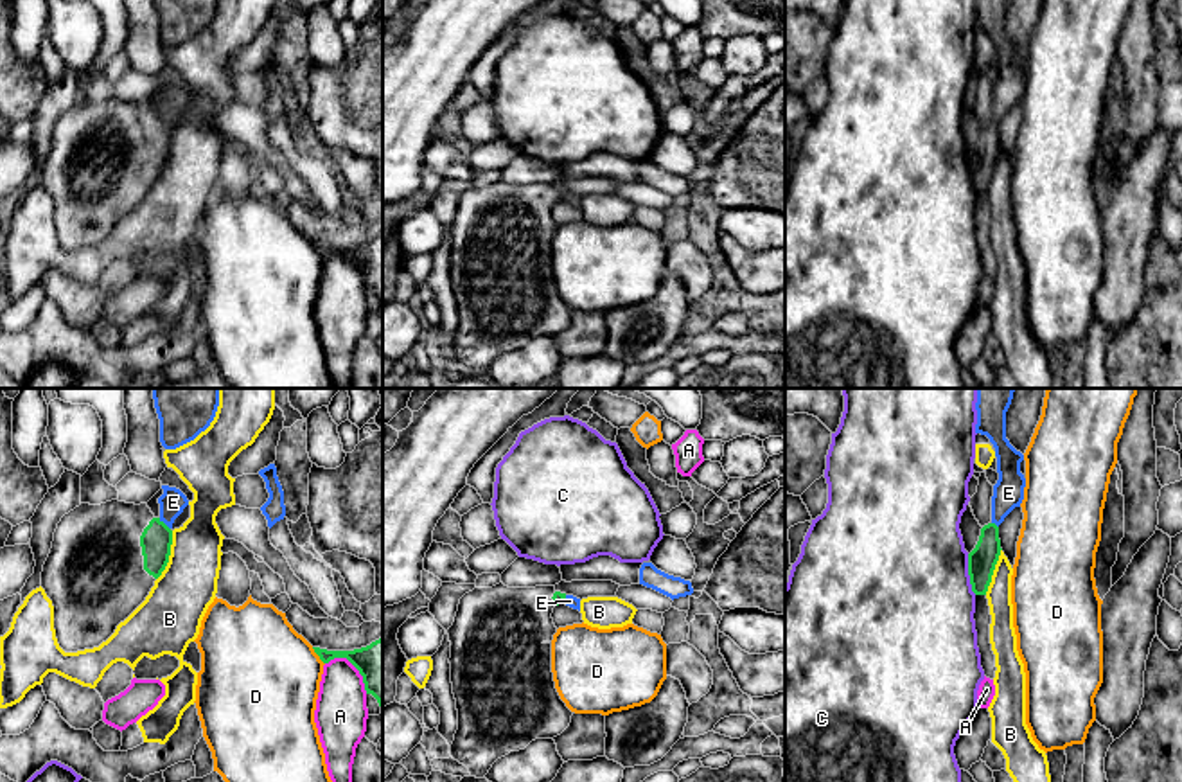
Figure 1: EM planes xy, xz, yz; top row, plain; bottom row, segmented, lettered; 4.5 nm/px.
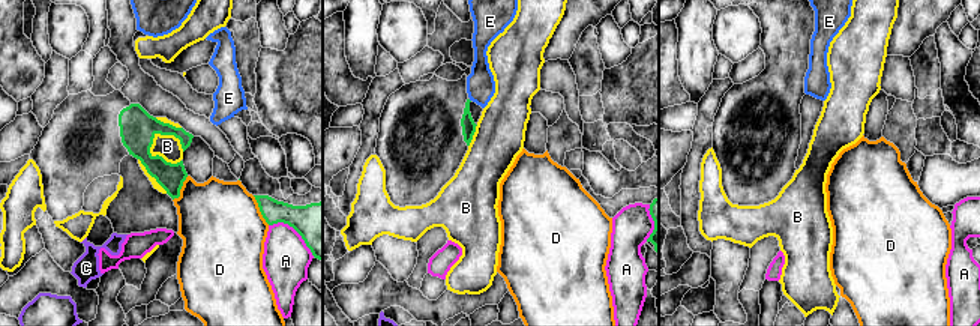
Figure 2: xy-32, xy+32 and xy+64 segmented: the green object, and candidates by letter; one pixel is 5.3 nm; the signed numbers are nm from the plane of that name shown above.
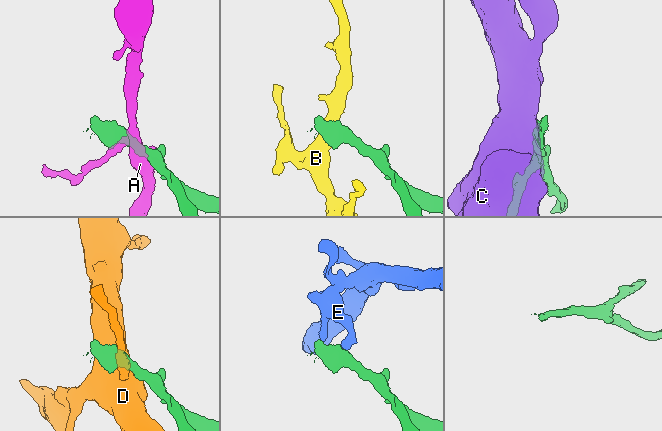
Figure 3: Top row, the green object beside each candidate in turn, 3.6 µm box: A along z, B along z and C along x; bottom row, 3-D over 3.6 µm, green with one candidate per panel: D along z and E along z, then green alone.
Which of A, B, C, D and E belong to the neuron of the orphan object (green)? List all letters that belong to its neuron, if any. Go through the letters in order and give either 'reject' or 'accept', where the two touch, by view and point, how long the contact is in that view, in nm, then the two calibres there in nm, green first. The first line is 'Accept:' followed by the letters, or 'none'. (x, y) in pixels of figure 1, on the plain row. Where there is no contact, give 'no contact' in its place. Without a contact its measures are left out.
Accept: none
A: reject | xy (352, 261) | 240 nm | 200/240 nm
B: reject | xy (169, 151) | 240 nm | 140/260 nm
C: reject | yz (969, 171) | 190 nm | 130/500 nm
D: reject | xy (318, 252) | 100 nm | 150/460 nm
E: reject | xy (164, 121) | 80 nm | 140/120 nm

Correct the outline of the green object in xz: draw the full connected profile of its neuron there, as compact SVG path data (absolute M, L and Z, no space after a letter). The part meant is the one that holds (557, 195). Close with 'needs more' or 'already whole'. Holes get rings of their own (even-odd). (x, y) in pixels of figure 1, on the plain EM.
M503 180L474 185L460 196L454 219L447 227L451 280L458 307L451 354L463 361L471 374L485 376L498 356L525 347L535 336L553 336L569 324L573 309L560 297L551 270L551 237L557 230L551 210L564 196L566 191L555 183L508 185Z | needs more

